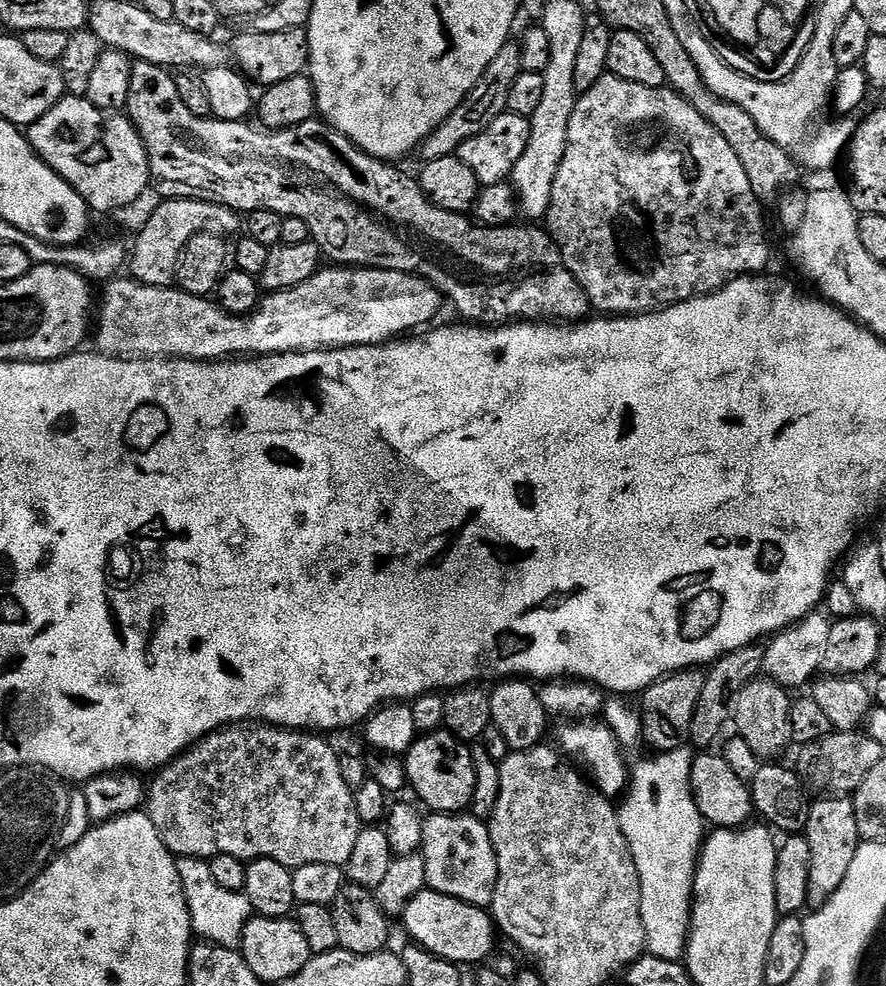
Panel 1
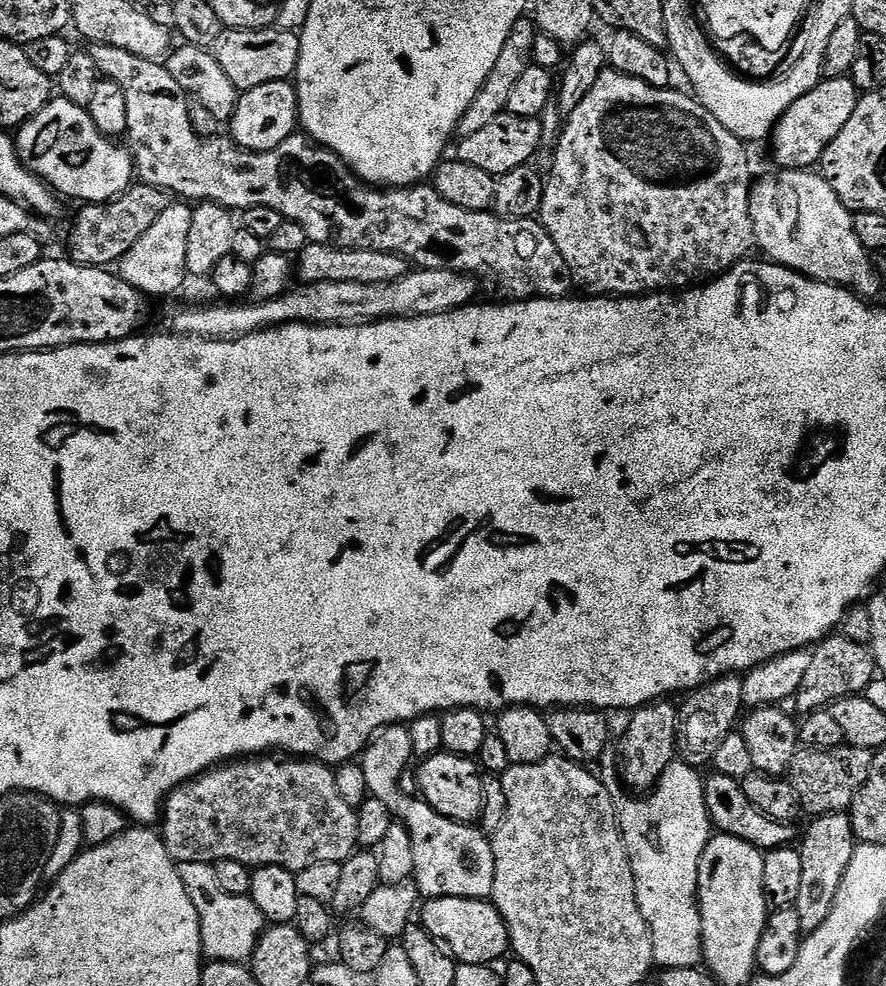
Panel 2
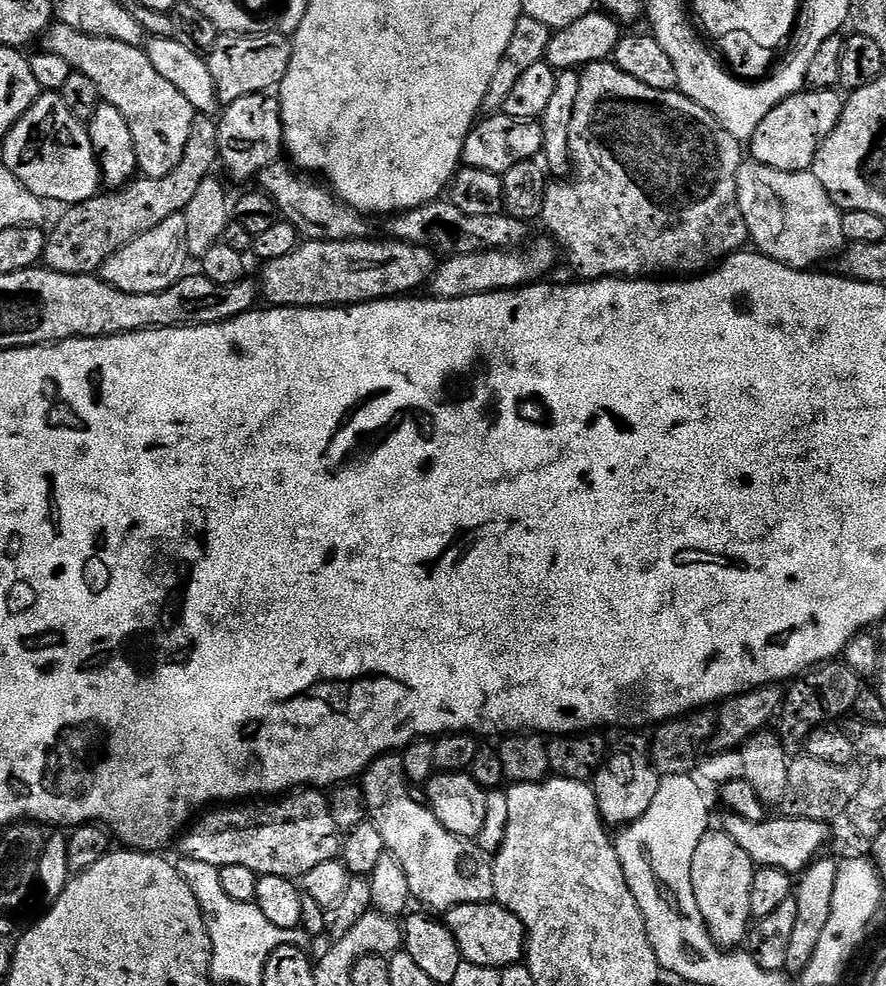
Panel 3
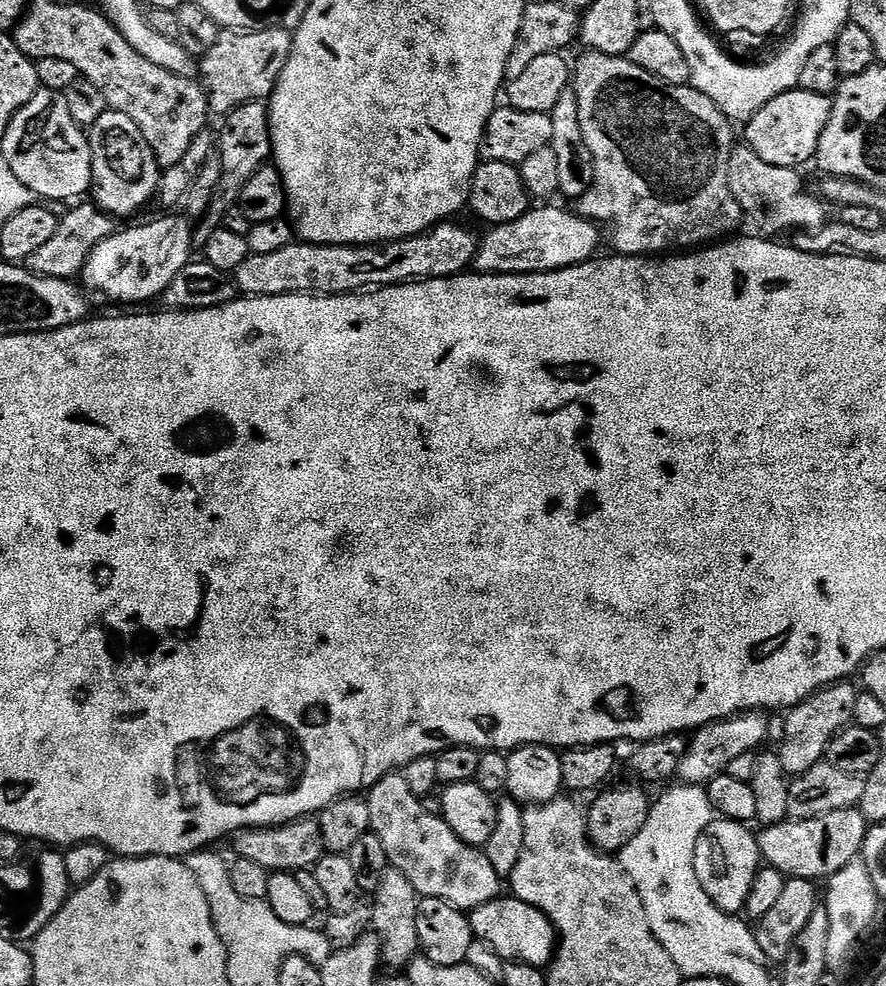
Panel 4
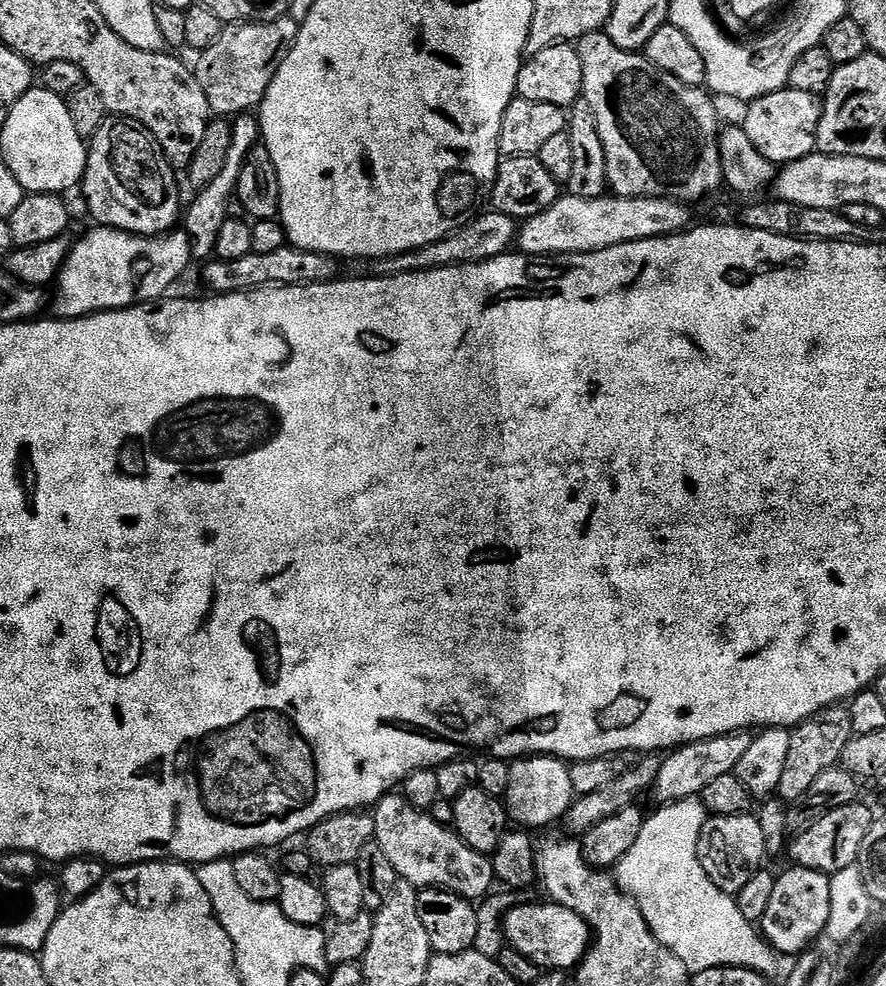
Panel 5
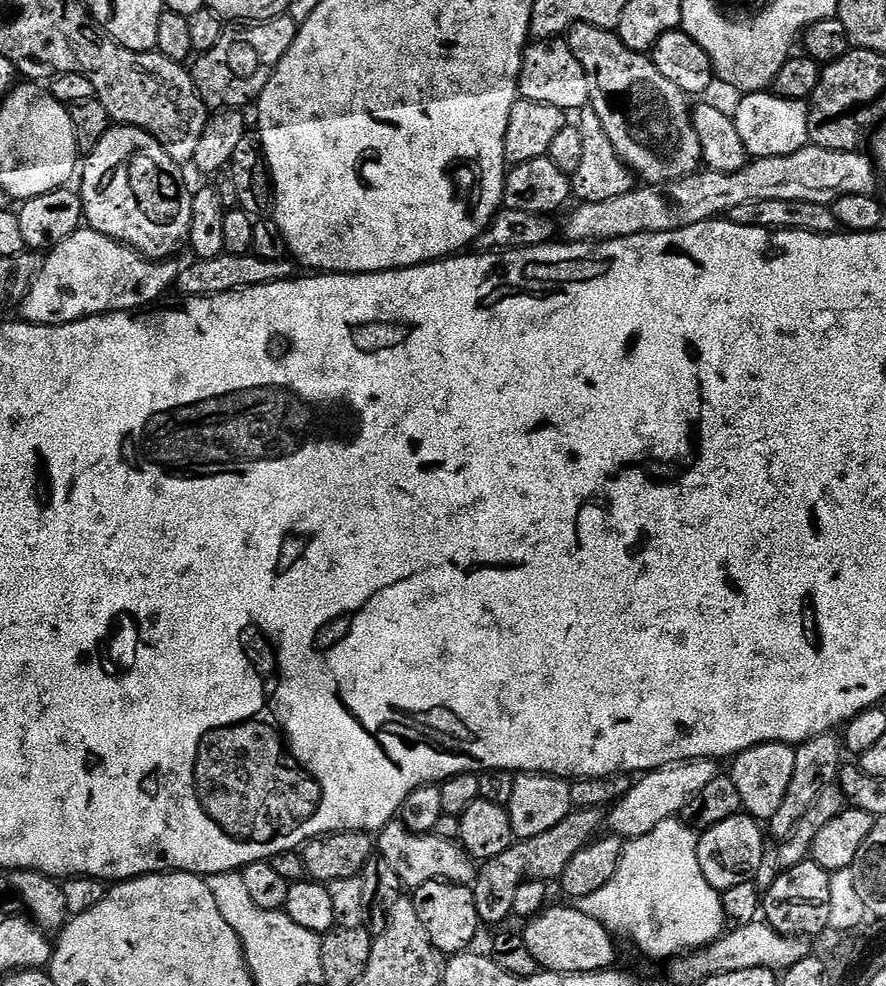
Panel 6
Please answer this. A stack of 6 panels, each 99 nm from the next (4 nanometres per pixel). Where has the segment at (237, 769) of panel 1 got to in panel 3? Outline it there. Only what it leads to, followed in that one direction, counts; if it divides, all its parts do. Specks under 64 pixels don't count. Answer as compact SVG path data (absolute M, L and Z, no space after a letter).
M305 786L279 798L213 807L179 837L183 855L190 860L210 862L218 869L231 864L246 866L259 877L302 878L314 866L335 860L342 852L342 829L332 813L332 801L320 792L323 791L319 787Z

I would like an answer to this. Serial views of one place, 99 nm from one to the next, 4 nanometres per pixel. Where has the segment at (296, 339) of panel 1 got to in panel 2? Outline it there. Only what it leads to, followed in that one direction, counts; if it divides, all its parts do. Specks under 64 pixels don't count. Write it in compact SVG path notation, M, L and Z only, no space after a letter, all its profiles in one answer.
M433 268L410 270L402 278L385 284L310 284L293 287L273 300L220 302L224 304L212 304L209 308L184 308L173 314L171 331L182 336L201 336L207 340L230 340L259 332L261 328L279 328L281 324L366 324L373 320L390 320L394 316L442 314L473 303L477 299L476 284L477 277L469 273Z

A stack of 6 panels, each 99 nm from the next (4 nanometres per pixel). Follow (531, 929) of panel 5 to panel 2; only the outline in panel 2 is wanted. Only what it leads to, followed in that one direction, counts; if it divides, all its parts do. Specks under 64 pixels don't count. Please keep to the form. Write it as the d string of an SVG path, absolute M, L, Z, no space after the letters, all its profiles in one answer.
M438 896L427 901L422 926L459 963L495 965L510 952L508 927L496 905L488 900Z

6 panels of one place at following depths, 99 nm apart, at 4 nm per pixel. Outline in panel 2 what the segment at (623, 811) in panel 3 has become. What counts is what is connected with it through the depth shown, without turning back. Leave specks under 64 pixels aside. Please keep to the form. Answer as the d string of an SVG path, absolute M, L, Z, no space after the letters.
M653 702L637 708L631 713L632 721L624 728L620 736L620 780L628 788L633 788L633 793L647 794L656 787L662 774L677 759L676 737L680 726L680 712L677 705L672 702Z

